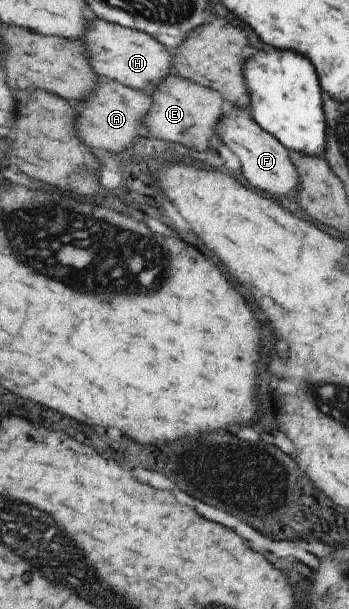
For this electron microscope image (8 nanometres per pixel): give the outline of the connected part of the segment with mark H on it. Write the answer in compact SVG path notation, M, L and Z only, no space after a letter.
M95 17L88 24L81 40L88 48L88 64L98 77L112 79L146 95L152 94L156 84L174 71L170 62L171 51L158 44L149 34Z

